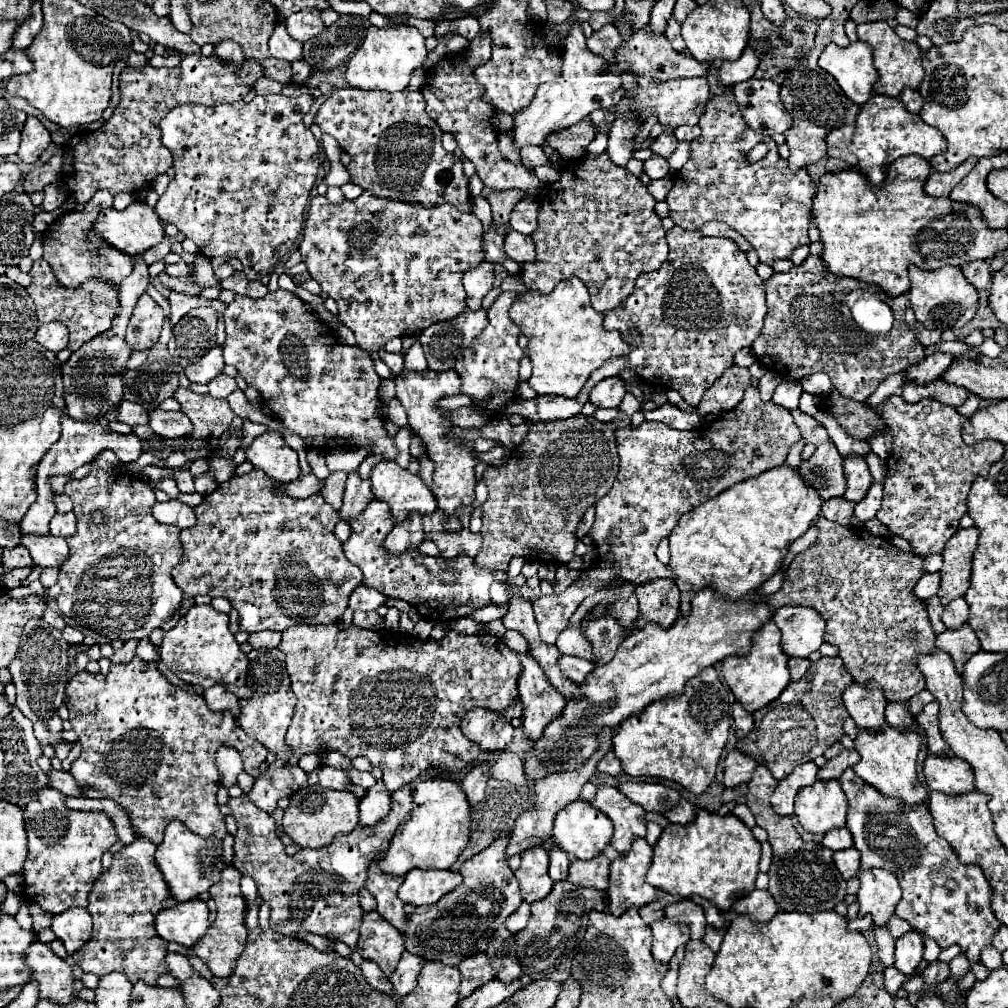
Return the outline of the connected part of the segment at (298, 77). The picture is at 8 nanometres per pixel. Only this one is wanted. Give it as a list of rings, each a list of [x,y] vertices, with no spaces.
[[[299,60],[299,62],[293,62],[293,82],[305,82],[311,74],[311,66],[305,62],[305,60]]]

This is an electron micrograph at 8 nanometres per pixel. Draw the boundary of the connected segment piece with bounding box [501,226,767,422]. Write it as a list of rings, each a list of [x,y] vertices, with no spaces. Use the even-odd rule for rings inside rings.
[[[673,226],[671,230],[667,230],[667,242],[669,242],[669,258],[663,262],[663,266],[655,272],[641,274],[635,282],[633,294],[617,308],[605,314],[605,322],[603,322],[605,330],[619,330],[623,338],[633,346],[633,352],[621,358],[613,358],[605,366],[595,370],[589,376],[587,386],[575,398],[535,396],[533,400],[511,402],[501,408],[501,414],[505,418],[509,418],[511,414],[519,414],[529,422],[539,422],[539,420],[545,422],[545,420],[557,420],[557,418],[561,420],[575,416],[589,400],[589,390],[603,378],[619,376],[619,370],[623,368],[635,368],[639,378],[651,386],[677,390],[683,396],[683,400],[691,406],[697,406],[701,402],[703,392],[733,364],[733,354],[743,346],[751,346],[753,340],[761,334],[763,318],[767,314],[765,284],[757,276],[755,268],[747,262],[745,252],[731,238],[707,238],[701,236],[699,232],[689,232],[679,226]],[[635,330],[639,330],[641,336],[637,336]]]

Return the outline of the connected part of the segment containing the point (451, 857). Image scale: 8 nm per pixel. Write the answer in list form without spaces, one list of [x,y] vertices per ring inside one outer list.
[[[433,778],[419,782],[413,792],[413,808],[395,830],[389,848],[377,860],[383,872],[405,876],[413,868],[447,870],[463,852],[469,840],[469,802],[457,782]]]

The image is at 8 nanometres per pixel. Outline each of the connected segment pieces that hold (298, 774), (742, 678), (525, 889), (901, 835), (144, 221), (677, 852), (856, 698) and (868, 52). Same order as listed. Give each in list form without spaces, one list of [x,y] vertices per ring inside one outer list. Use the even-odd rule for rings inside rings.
[[[271,766],[259,778],[255,778],[247,798],[271,814],[277,808],[277,800],[289,798],[303,786],[307,786],[307,772],[303,772],[299,766]]]
[[[767,622],[759,632],[755,632],[751,652],[743,656],[727,656],[723,660],[721,674],[723,680],[729,684],[729,688],[733,690],[735,698],[743,704],[743,708],[755,712],[773,702],[775,698],[779,698],[779,694],[791,682],[787,660],[789,656],[781,648],[781,630],[773,622]]]
[[[537,846],[529,848],[521,854],[521,868],[515,872],[515,878],[521,888],[521,896],[525,902],[535,902],[545,898],[551,892],[551,876],[547,872],[549,856],[547,850]]]
[[[847,768],[843,772],[843,776],[839,778],[839,782],[841,782],[847,802],[849,802],[847,828],[853,834],[855,848],[861,852],[861,860],[869,860],[869,866],[889,870],[899,878],[903,896],[895,908],[895,914],[899,918],[907,920],[911,924],[911,928],[937,940],[937,944],[941,948],[949,948],[949,946],[957,944],[957,946],[961,946],[961,952],[967,956],[969,962],[973,962],[973,964],[981,962],[983,948],[991,946],[991,938],[1001,924],[991,910],[993,890],[991,890],[991,884],[987,882],[983,870],[975,864],[967,866],[957,860],[953,848],[935,832],[933,818],[931,818],[927,806],[905,808],[899,800],[885,798],[875,788],[867,786],[867,782],[863,782],[853,772],[853,768]]]
[[[133,202],[129,204],[125,210],[115,210],[115,208],[105,208],[97,220],[95,220],[95,232],[105,238],[111,246],[123,250],[125,254],[143,254],[145,250],[157,246],[163,238],[165,238],[165,224],[159,218],[159,214],[155,214],[155,210],[151,206],[147,206],[145,202]]]
[[[699,810],[691,824],[669,824],[663,828],[659,842],[653,848],[653,862],[647,872],[647,882],[677,896],[701,896],[711,900],[719,910],[729,910],[733,900],[755,888],[759,874],[761,844],[737,816],[711,814]]]
[[[853,682],[843,692],[843,704],[847,706],[847,712],[855,720],[857,728],[861,730],[875,732],[885,724],[887,700],[883,698],[883,692],[877,684],[871,688],[865,688]]]
[[[857,40],[847,48],[829,44],[819,56],[819,66],[837,80],[841,90],[855,104],[861,106],[871,98],[877,70],[873,68],[873,50],[865,42]]]

